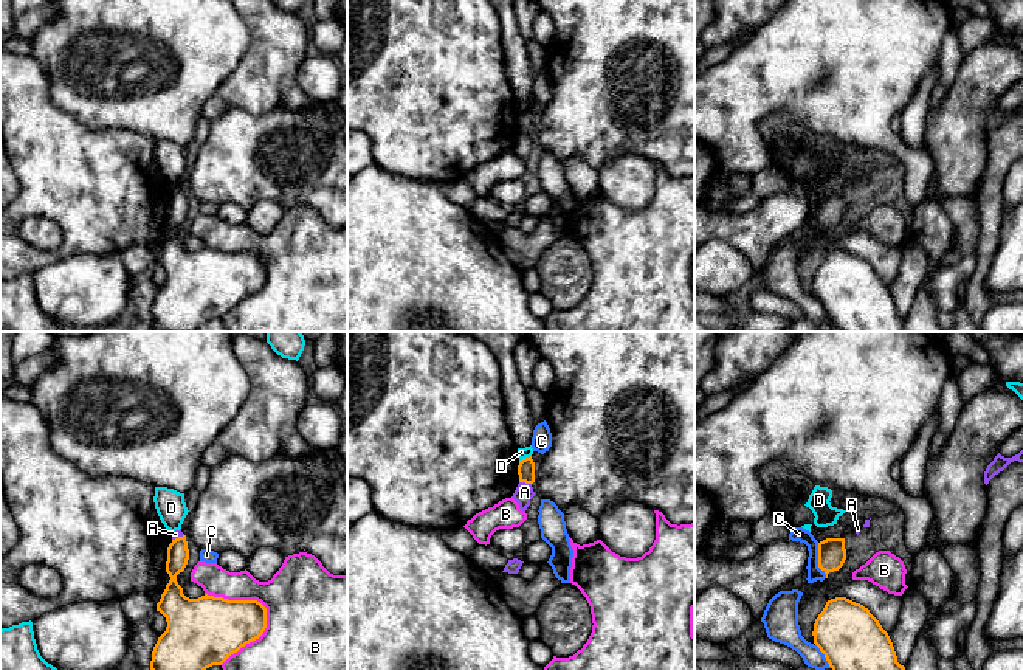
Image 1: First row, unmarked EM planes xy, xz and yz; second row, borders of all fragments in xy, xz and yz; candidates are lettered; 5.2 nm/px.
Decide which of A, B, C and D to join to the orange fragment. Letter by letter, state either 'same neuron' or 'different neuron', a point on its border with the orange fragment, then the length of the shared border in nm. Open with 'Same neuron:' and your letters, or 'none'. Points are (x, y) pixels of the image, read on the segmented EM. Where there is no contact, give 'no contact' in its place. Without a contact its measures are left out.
Same neuron: none
A: different neuron | xz (526, 483) | 70 nm
B: different neuron | xy (258, 638) | 400 nm
C: different neuron | yz (819, 560) | 190 nm
D: different neuron | xz (526, 458) | 70 nm

